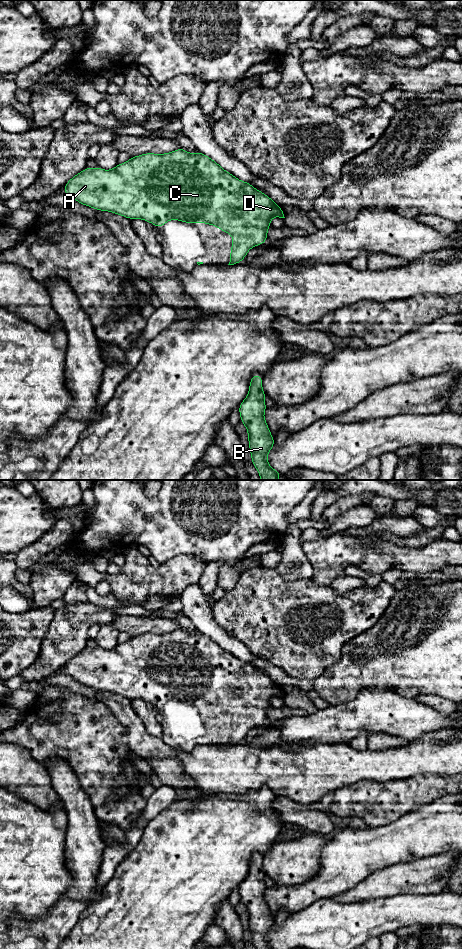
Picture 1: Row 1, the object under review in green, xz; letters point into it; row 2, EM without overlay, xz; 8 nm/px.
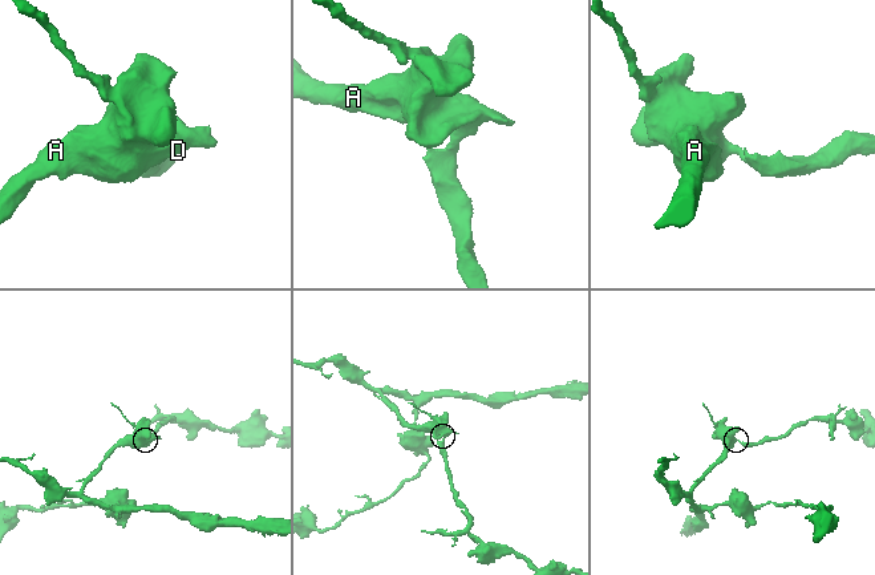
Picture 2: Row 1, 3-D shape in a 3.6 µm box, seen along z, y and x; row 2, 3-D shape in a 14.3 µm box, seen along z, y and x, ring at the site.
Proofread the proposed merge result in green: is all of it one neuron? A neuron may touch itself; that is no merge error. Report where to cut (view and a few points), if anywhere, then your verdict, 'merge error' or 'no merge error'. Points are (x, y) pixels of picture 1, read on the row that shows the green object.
no cut | no merge error

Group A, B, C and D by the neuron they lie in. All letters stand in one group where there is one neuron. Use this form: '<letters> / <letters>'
A B C D

